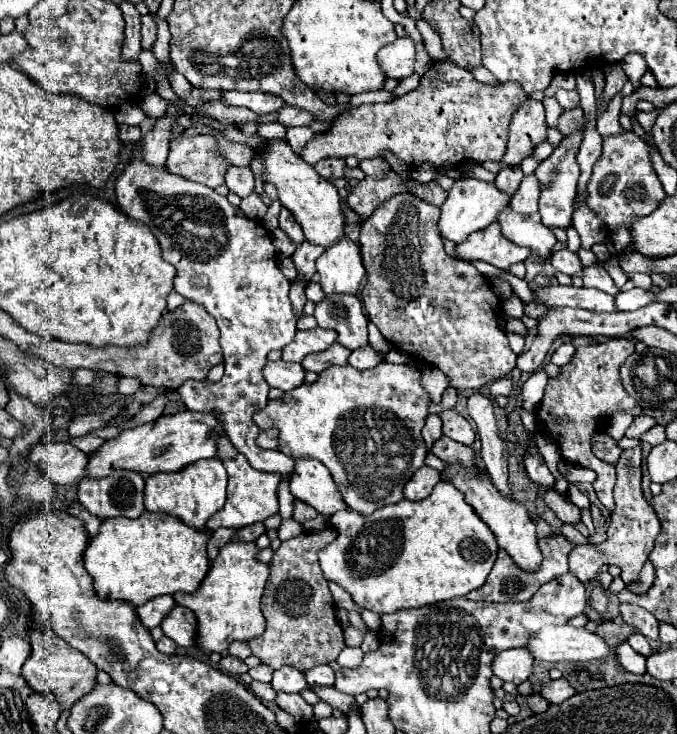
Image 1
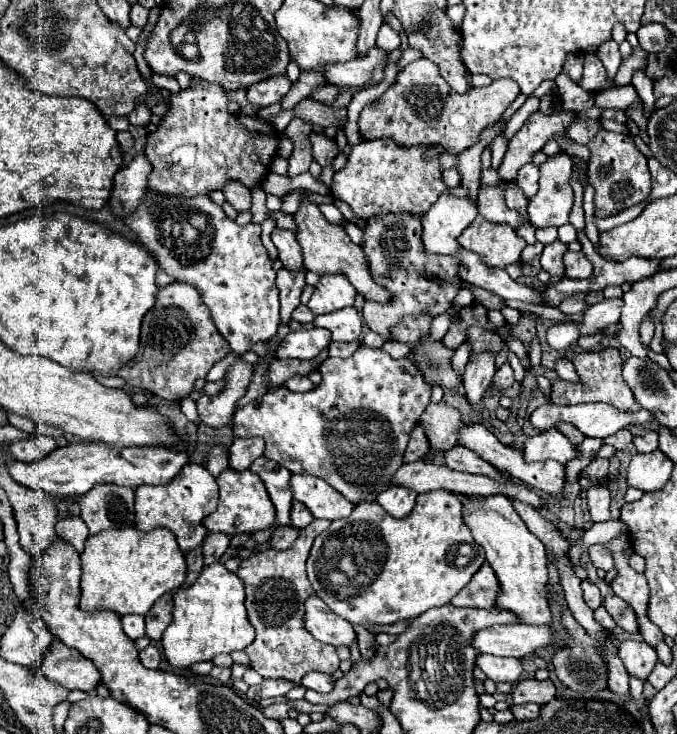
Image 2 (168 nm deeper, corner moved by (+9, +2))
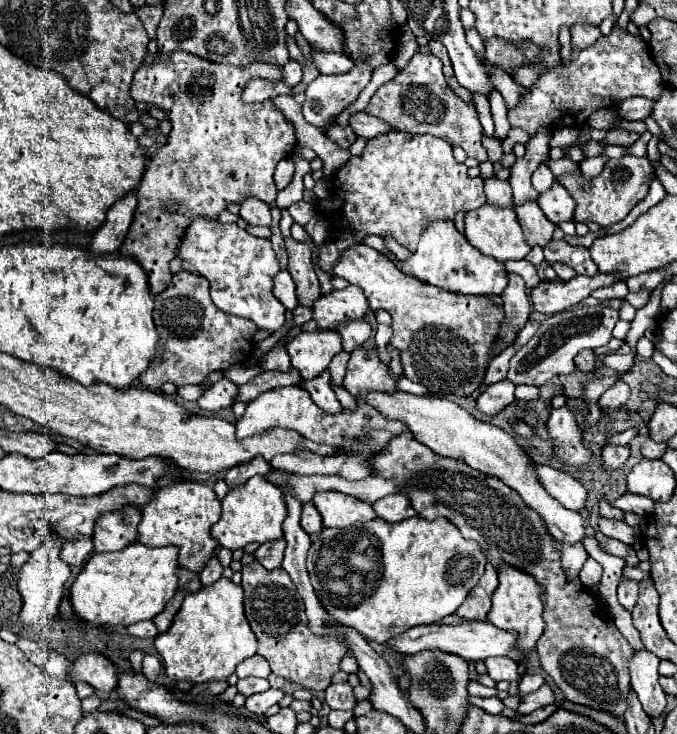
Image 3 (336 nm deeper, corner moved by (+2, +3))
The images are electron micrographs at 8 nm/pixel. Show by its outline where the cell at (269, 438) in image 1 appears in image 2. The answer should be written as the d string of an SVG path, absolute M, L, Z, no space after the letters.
M249 437L249 439L235 439L229 447L229 467L233 471L245 471L251 467L255 459L263 455L265 443L261 437Z

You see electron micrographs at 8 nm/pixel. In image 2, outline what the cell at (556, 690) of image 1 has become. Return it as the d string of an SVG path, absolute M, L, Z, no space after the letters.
M527 679L521 681L513 693L513 703L515 705L523 705L523 703L537 703L537 705L545 705L547 701L551 701L555 697L555 685L547 679L547 681L537 681L537 679Z

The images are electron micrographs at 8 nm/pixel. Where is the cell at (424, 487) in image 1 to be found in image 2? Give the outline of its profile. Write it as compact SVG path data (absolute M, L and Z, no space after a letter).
M389 487L387 491L383 491L383 495L379 495L377 503L391 517L401 519L401 517L411 513L411 509L415 507L415 499L417 499L417 493L407 489L407 487Z

